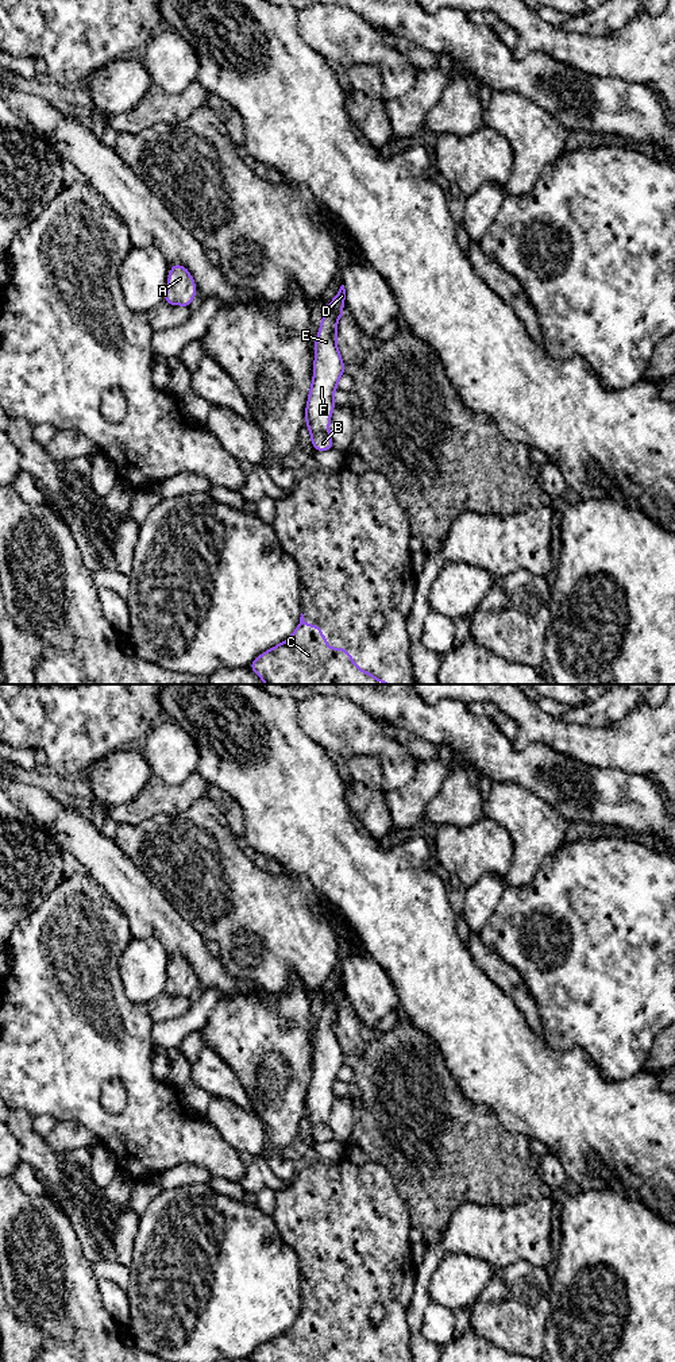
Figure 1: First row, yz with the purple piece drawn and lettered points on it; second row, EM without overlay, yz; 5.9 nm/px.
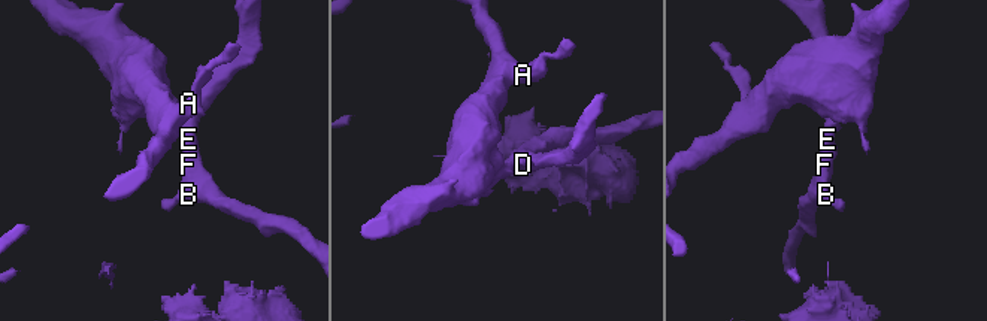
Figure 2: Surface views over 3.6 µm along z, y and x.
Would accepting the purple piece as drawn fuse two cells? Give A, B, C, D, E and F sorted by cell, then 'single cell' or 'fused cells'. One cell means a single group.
A B E F / C D | fused cells

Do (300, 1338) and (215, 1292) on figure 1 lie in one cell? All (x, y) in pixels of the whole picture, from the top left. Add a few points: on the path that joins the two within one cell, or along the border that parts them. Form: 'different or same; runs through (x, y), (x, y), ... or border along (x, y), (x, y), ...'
different; border along (300, 1301), (296, 1320), (258, 1347)

